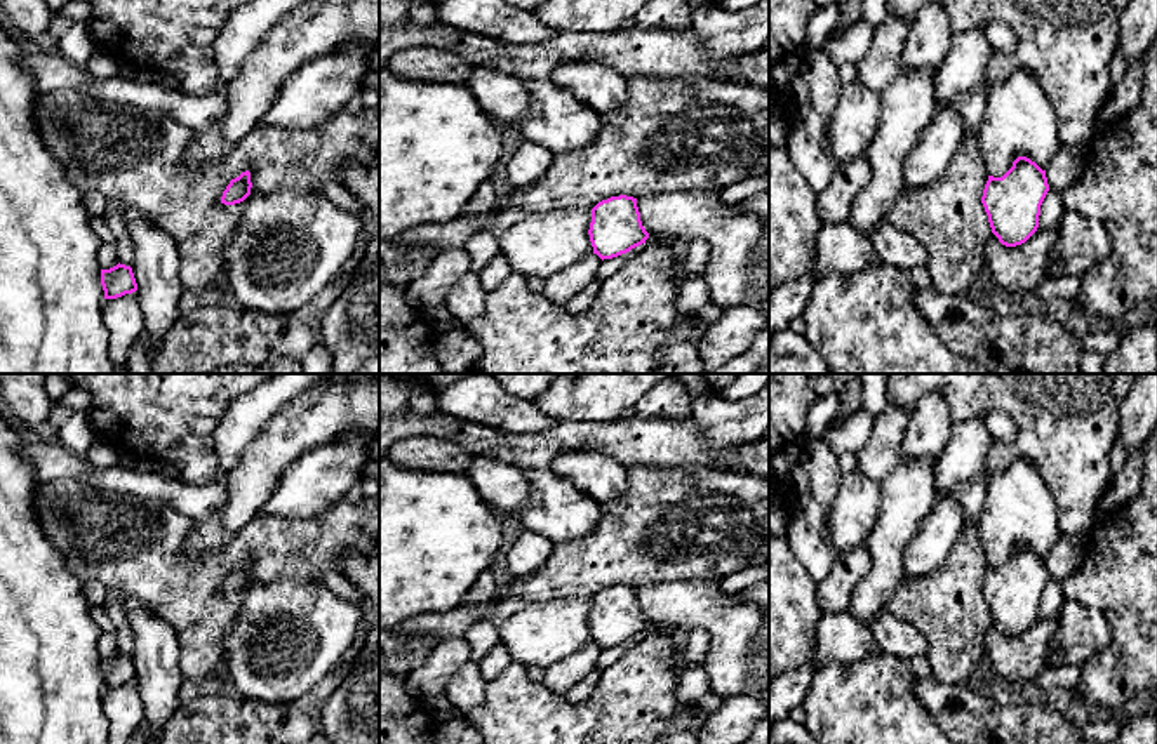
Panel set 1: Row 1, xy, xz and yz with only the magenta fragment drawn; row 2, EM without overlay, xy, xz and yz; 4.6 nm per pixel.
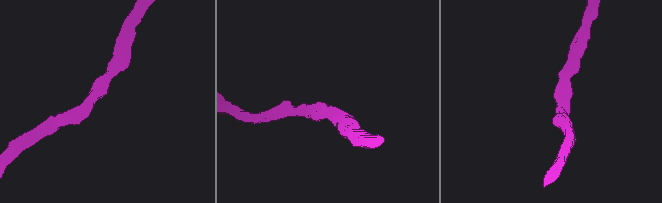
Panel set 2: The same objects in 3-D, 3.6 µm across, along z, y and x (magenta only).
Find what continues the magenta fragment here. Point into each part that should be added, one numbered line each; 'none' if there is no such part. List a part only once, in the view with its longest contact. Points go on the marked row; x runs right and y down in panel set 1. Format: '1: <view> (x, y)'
none

